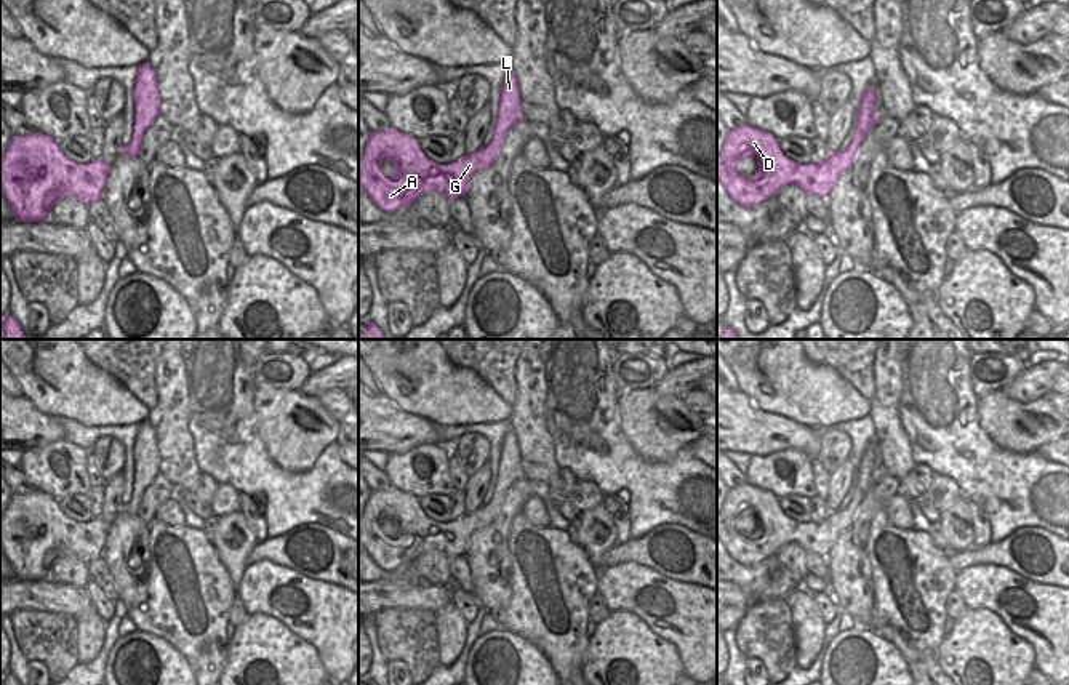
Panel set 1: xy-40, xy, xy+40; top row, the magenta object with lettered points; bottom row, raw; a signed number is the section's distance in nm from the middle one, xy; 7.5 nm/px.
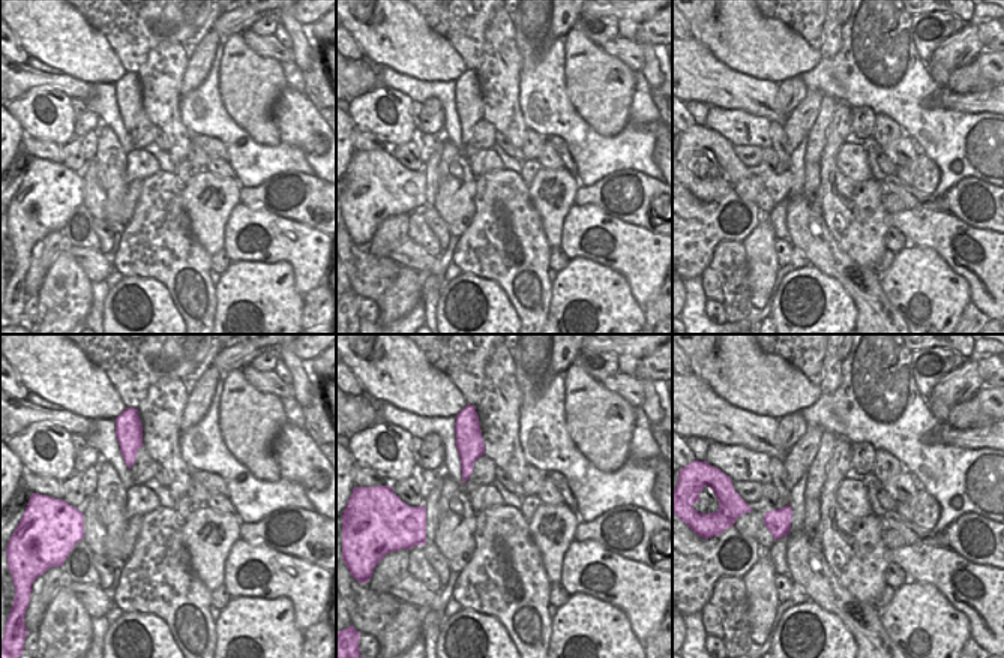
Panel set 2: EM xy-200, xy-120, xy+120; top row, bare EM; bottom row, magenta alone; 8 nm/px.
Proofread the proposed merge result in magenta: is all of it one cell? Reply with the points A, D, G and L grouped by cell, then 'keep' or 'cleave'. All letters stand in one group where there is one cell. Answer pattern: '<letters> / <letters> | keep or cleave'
A D G L | keep

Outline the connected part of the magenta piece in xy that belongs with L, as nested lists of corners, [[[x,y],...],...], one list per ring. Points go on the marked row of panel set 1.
[[[509,72],[501,86],[493,139],[485,149],[438,165],[424,155],[414,136],[394,128],[370,133],[358,158],[358,184],[386,213],[408,206],[430,190],[442,192],[448,202],[466,197],[472,174],[494,163],[509,128],[523,118],[517,77]]]

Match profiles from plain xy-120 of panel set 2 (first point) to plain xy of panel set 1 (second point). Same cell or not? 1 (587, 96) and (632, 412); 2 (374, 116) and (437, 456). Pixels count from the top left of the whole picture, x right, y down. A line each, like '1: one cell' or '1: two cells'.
1: one cell
2: one cell

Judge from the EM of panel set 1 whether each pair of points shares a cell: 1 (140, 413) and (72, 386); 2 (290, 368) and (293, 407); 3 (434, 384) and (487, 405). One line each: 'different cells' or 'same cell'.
1: same cell
2: different cells
3: same cell

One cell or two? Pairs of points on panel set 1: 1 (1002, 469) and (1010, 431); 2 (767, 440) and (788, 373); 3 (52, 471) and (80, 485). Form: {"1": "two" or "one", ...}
{"1": "two", "2": "two", "3": "one"}

